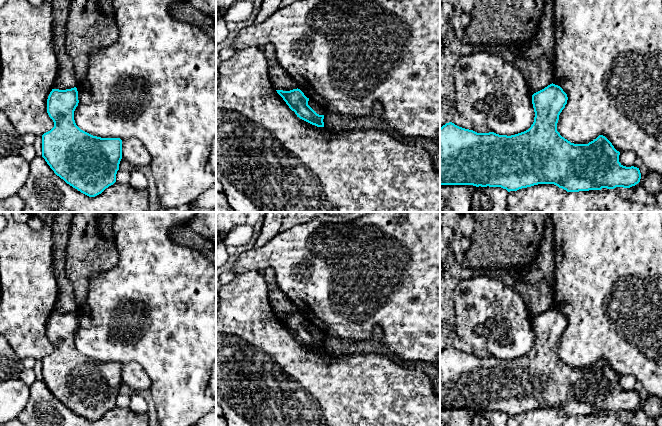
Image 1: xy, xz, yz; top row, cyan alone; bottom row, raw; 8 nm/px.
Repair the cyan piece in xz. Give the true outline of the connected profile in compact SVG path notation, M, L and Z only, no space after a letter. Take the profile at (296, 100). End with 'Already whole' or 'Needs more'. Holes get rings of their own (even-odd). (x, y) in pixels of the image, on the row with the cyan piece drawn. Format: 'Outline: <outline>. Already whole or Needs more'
Outline: M300 89L276 91L283 98L289 108L295 112L297 117L317 127L324 127L324 115L317 114L308 105L309 98L307 98Z. Already whole

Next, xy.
Outline: M77 88L52 89L47 99L47 113L54 127L42 135L42 157L54 173L81 193L95 197L116 182L122 159L120 138L101 138L81 130L75 123L74 111L78 106Z. Already whole

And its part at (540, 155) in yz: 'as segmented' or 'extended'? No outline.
as segmented

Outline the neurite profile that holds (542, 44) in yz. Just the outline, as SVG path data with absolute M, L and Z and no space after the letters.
M545 0L543 15L533 38L521 46L511 47L510 52L515 53L518 58L522 55L530 59L545 56L554 69L554 47L554 2L553 0Z

